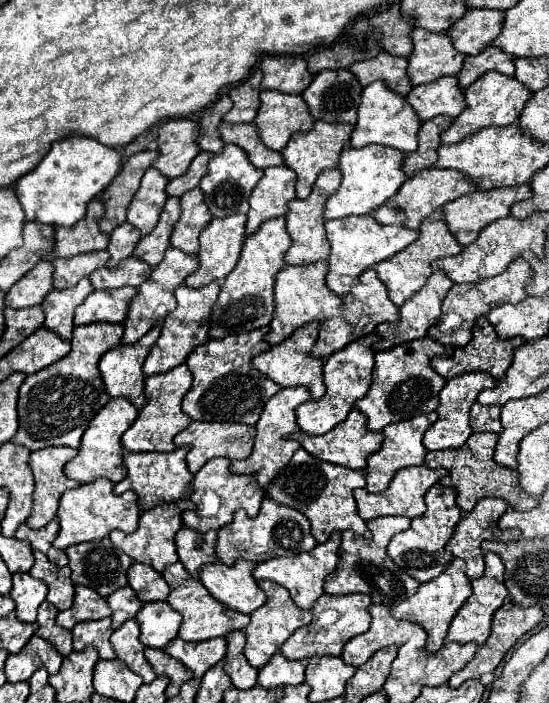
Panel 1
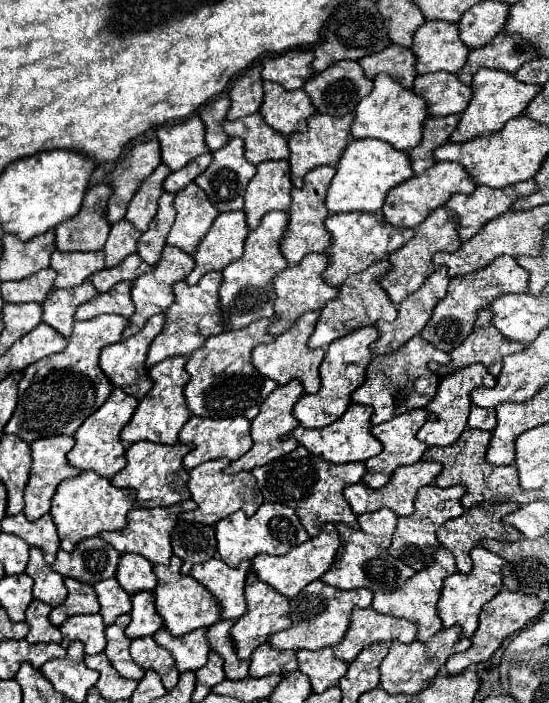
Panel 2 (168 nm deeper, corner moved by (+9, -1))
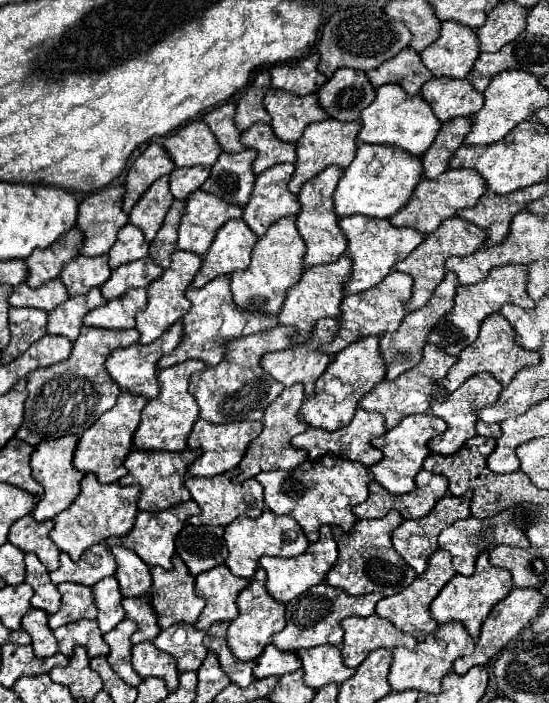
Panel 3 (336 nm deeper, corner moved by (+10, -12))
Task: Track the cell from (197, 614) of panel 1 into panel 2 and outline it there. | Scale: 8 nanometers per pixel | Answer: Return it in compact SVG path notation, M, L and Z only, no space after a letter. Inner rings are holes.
M171 557L169 565L155 565L153 571L157 575L157 587L155 587L155 605L157 613L163 617L163 623L169 633L173 635L185 635L199 627L211 627L219 621L219 605L213 599L213 595L191 575L181 575L183 561L179 557Z

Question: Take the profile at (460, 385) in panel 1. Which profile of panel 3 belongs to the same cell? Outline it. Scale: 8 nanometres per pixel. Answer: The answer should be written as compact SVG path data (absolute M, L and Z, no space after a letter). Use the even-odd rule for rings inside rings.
M474 374L474 376L470 376L458 390L450 392L444 402L432 400L430 414L442 418L442 420L448 424L448 428L446 428L444 434L440 434L440 436L436 436L436 438L432 438L432 440L428 442L430 452L434 452L434 454L444 454L444 456L446 456L446 454L454 454L466 440L470 440L472 436L476 436L476 420L478 420L476 408L494 404L496 398L500 396L500 392L502 392L502 386L494 380L494 376L490 376L490 374Z

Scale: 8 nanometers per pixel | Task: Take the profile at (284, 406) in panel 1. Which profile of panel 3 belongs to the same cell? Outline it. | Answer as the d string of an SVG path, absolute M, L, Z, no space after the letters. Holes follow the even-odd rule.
M294 384L290 388L284 388L284 392L264 410L264 430L258 438L254 438L240 462L240 474L236 478L232 478L234 484L238 482L244 482L246 478L254 478L256 474L260 472L270 472L270 470L292 470L296 468L298 464L302 464L306 460L306 452L302 450L296 450L290 446L290 440L292 436L304 432L308 428L308 424L304 422L298 422L296 414L298 414L298 408L302 406L304 402L304 388L302 384Z

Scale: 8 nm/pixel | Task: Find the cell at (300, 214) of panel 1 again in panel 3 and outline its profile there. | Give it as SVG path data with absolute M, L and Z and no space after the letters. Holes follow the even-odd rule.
M338 166L326 168L324 172L314 176L312 180L308 180L298 194L300 212L296 216L296 228L298 228L298 232L306 244L306 254L304 254L306 266L318 266L318 264L334 262L346 250L346 238L342 236L342 230L338 228L338 216L334 216L334 210L330 204L330 196L334 194L334 188L336 188L340 176L342 176L342 170Z

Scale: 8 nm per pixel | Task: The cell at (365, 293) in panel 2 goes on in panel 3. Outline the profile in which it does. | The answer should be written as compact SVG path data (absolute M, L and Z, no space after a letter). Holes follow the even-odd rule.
M390 272L378 286L366 290L366 292L360 292L360 294L352 294L352 296L346 296L340 304L340 328L338 328L338 334L336 338L330 342L330 344L320 344L320 350L324 354L330 354L334 356L338 350L344 350L346 346L350 346L352 342L360 340L360 338L366 338L366 336L382 336L384 332L396 332L402 318L406 316L406 310L402 306L402 302L406 302L412 294L412 278L408 274L402 274L402 272Z

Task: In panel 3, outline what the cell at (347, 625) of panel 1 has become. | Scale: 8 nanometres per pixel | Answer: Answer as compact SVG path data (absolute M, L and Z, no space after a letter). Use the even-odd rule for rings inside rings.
M318 584L310 588L306 594L294 598L286 604L286 628L272 636L272 644L278 650L286 652L298 652L304 648L314 648L318 644L332 644L340 646L342 642L342 628L340 622L348 616L372 616L376 602L382 598L382 594L362 594L362 596L348 596L346 592L338 588L330 588L326 584Z

